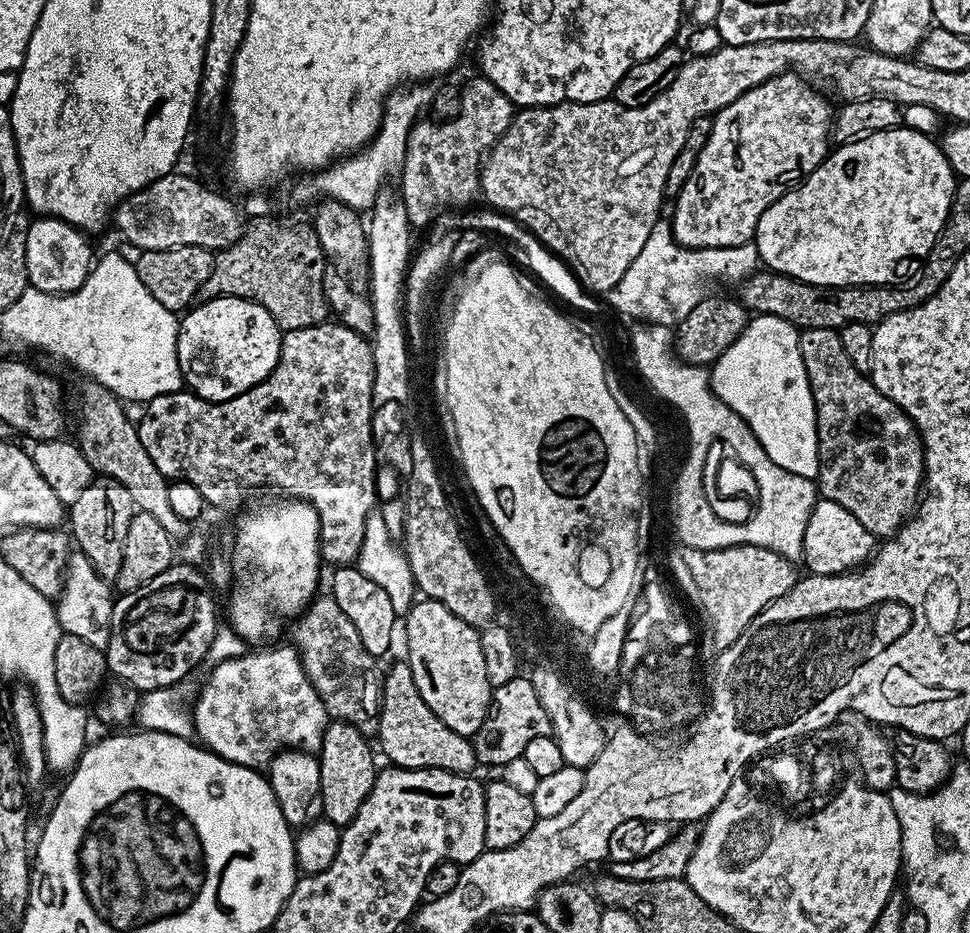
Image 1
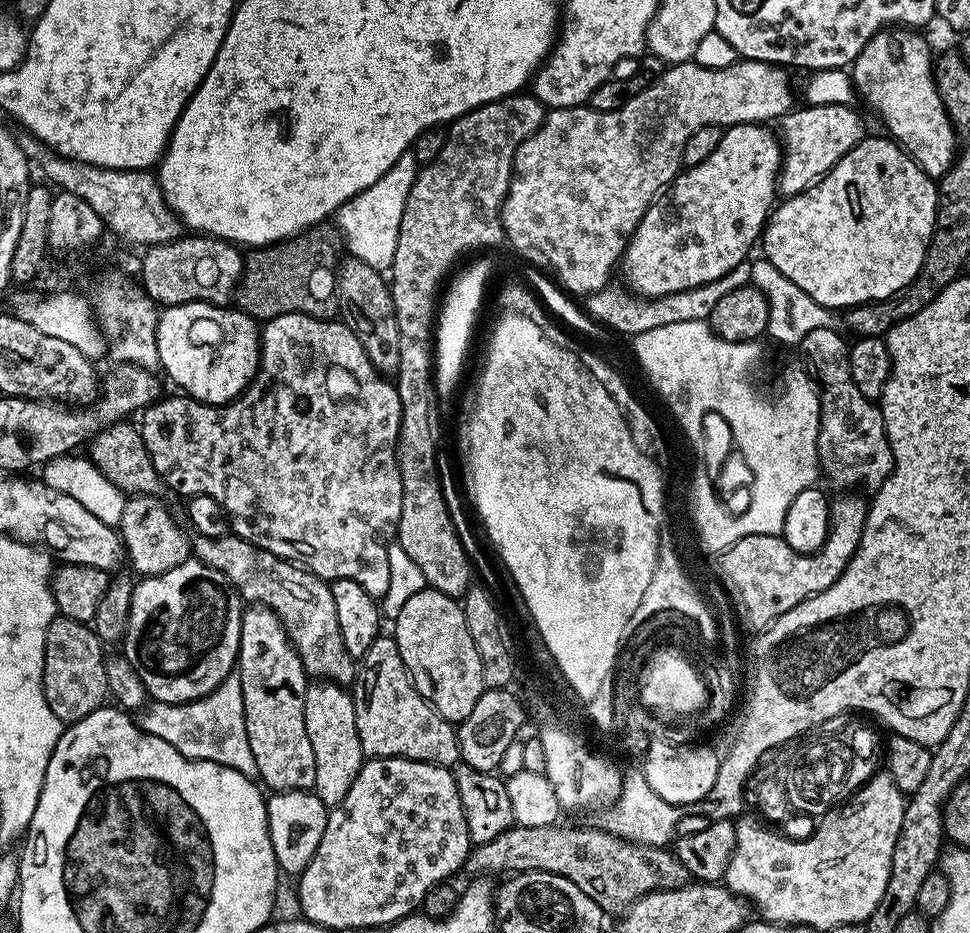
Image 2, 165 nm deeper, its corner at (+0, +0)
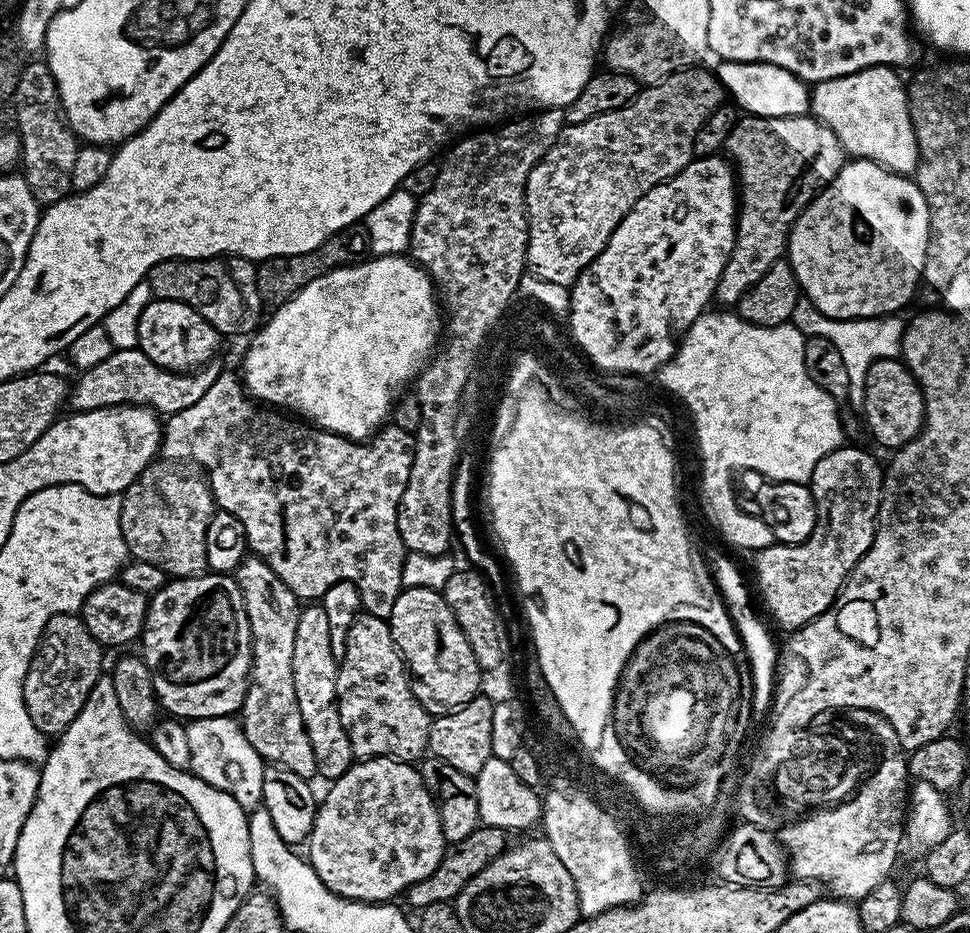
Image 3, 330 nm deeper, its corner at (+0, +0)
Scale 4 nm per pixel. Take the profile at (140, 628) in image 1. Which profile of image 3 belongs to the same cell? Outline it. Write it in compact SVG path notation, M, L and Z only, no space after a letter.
M205 571L199 576L169 579L148 601L144 630L138 641L154 682L156 698L169 717L189 722L239 713L248 693L248 677L252 670L252 635L244 609L242 590L236 577L222 572Z

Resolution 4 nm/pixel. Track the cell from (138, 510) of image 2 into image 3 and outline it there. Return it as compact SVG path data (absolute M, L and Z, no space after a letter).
M153 462L122 494L120 501L120 525L129 553L150 566L168 573L169 577L199 576L208 568L206 562L206 526L214 511L212 489L203 475L195 476L172 462Z

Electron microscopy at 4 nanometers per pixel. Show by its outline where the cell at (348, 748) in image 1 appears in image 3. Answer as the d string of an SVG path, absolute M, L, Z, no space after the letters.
M305 603L301 607L294 633L294 694L298 694L302 726L306 726L306 738L310 738L310 750L314 750L316 776L325 776L328 782L346 774L346 770L354 763L350 738L346 738L346 730L336 705L337 667L338 661L330 650L330 622L326 619L323 603Z

